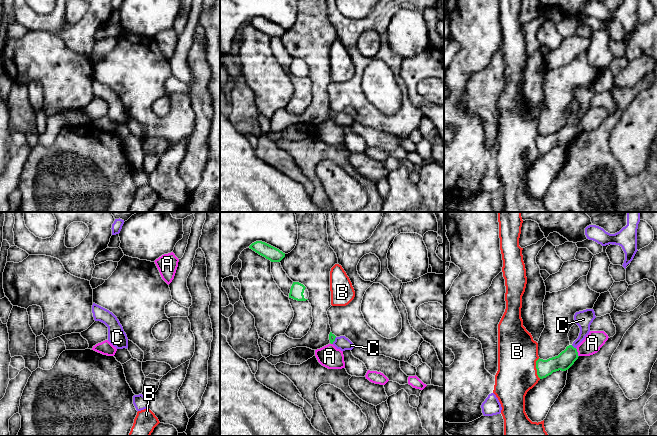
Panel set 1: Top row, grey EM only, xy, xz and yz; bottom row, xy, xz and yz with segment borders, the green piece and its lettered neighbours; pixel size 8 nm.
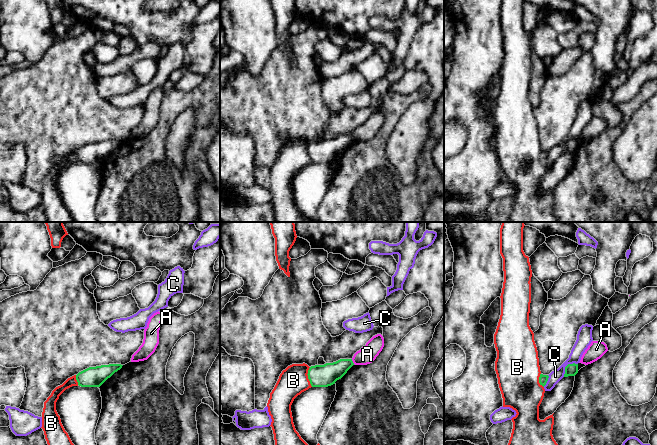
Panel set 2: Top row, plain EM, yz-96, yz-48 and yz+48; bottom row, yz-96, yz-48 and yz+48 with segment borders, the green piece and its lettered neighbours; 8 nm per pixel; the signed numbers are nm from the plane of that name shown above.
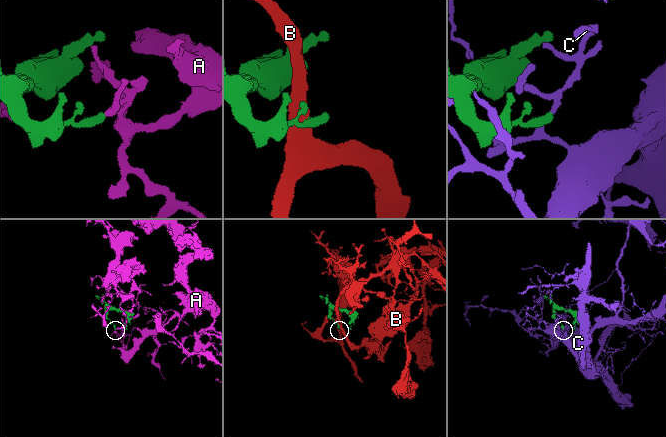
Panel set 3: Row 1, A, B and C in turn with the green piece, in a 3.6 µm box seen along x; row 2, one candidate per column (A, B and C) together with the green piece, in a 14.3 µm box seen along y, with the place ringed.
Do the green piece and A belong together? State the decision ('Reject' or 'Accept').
Reject

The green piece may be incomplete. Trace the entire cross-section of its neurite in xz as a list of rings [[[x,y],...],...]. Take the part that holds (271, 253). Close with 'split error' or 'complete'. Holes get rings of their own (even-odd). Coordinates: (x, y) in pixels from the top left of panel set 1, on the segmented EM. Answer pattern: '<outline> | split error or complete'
[[[262,241],[252,243],[249,248],[271,262],[280,262],[285,257],[285,253]]] | complete

